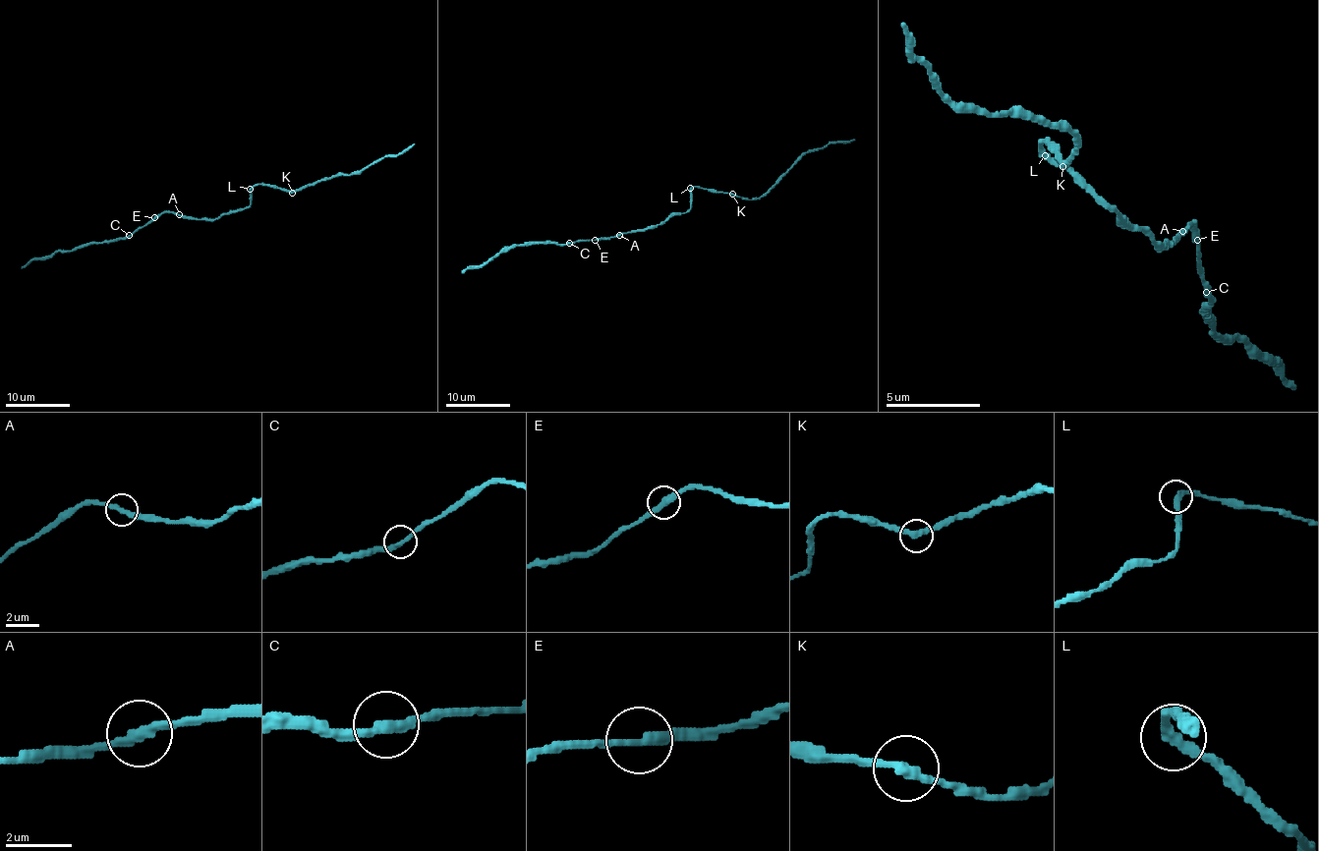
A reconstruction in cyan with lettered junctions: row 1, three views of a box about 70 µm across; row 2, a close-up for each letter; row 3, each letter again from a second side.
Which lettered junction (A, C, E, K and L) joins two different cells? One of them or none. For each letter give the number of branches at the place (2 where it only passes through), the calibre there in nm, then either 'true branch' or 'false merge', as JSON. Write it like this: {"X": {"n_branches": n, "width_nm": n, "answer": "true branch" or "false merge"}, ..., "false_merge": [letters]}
{"A": {"n_branches": 2, "width_nm": 320, "answer": "true branch"}, "C": {"n_branches": 2, "width_nm": 320, "answer": "true branch"}, "E": {"n_branches": 2, "width_nm": 320, "answer": "true branch"}, "K": {"n_branches": 2, "width_nm": 320, "answer": "true branch"}, "L": {"n_branches": 2, "width_nm": 320, "answer": "true branch"}, "false_merge": []}

